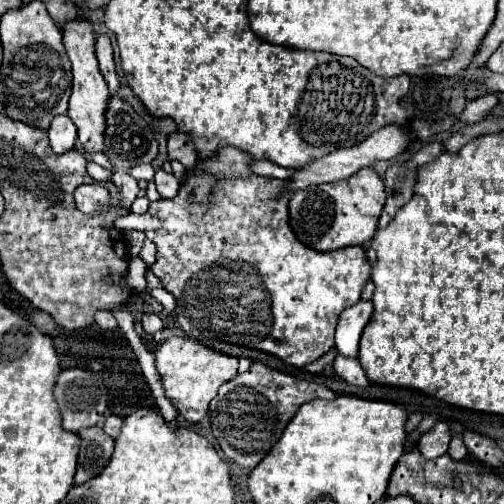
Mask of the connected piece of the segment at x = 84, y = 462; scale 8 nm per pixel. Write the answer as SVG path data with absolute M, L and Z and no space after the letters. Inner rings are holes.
M94 425L86 431L78 431L82 445L78 455L78 471L76 471L76 485L82 485L94 477L98 477L104 467L110 463L114 453L114 439L104 433L102 427Z

